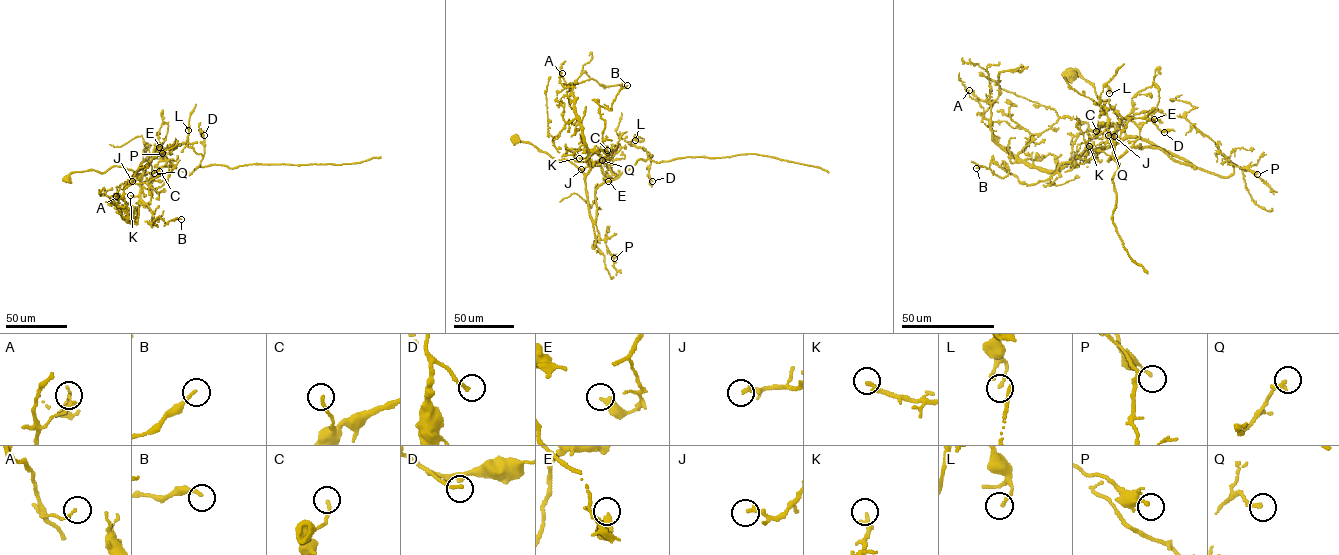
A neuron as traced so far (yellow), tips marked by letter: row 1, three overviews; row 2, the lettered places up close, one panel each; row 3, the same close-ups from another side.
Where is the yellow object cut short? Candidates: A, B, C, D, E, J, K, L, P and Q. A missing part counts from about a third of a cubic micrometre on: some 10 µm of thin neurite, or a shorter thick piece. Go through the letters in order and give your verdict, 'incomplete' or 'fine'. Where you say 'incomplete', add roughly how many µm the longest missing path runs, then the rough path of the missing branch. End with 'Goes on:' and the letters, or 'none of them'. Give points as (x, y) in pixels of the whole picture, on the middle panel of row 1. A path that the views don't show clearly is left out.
A: fine
B: fine
C: fine
D: incomplete; about 6 µm are missing
E: fine
J: fine
K: incomplete; about 6 µm are missing
L: fine
P: fine
Q: fine
Goes on: D, K

